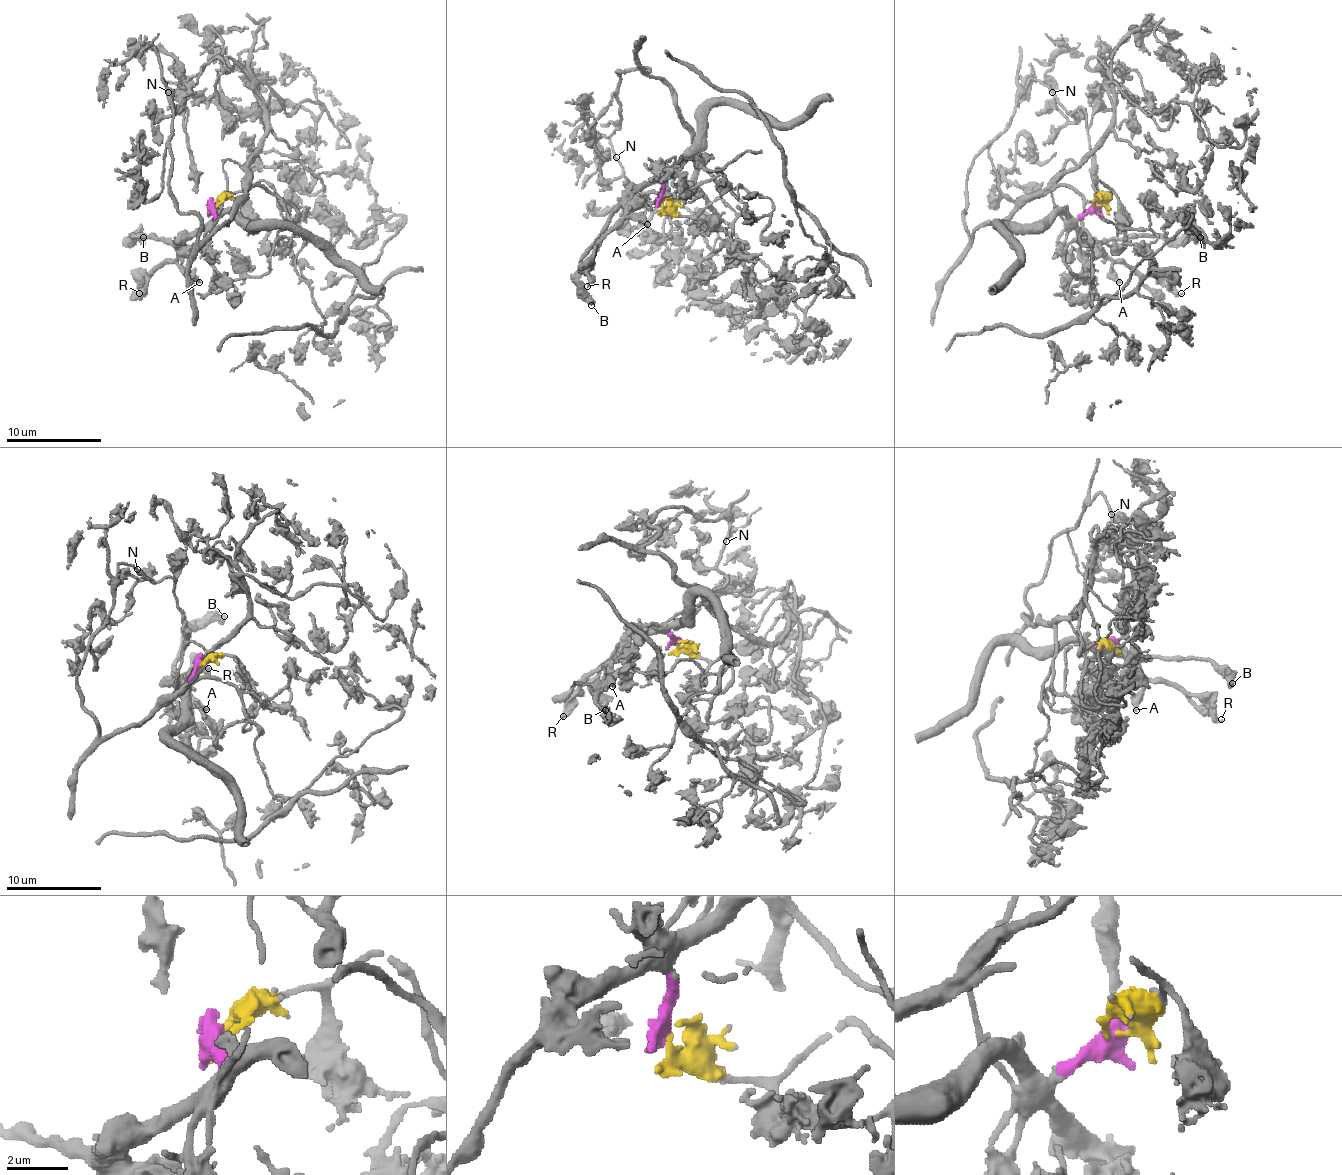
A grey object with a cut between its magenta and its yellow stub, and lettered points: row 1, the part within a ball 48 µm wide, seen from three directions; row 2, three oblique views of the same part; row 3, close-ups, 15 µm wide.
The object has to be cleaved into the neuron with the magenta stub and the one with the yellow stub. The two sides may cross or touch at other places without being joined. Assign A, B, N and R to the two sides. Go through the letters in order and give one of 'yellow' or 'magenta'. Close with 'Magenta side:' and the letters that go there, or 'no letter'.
A: magenta
B: magenta
N: yellow
R: magenta
Magenta side: A, B, R

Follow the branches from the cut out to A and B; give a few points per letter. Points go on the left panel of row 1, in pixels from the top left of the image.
A: (214, 205), (214, 217), (185, 241), (185, 253), (178, 262), (199, 281)
B: (214, 205), (214, 217), (207, 224), (176, 241), (133, 236), (130, 241), (142, 236)

